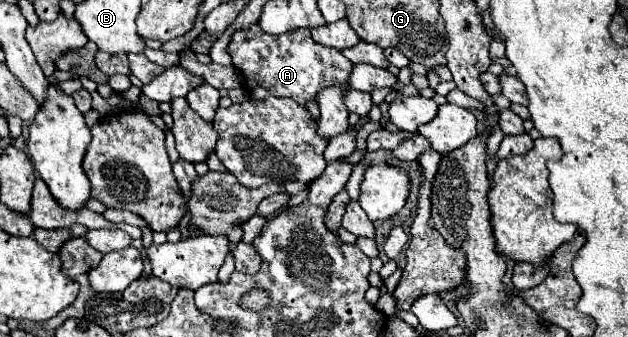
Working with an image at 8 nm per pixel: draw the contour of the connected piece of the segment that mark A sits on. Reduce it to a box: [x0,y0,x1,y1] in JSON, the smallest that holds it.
[229,23,353,105]

